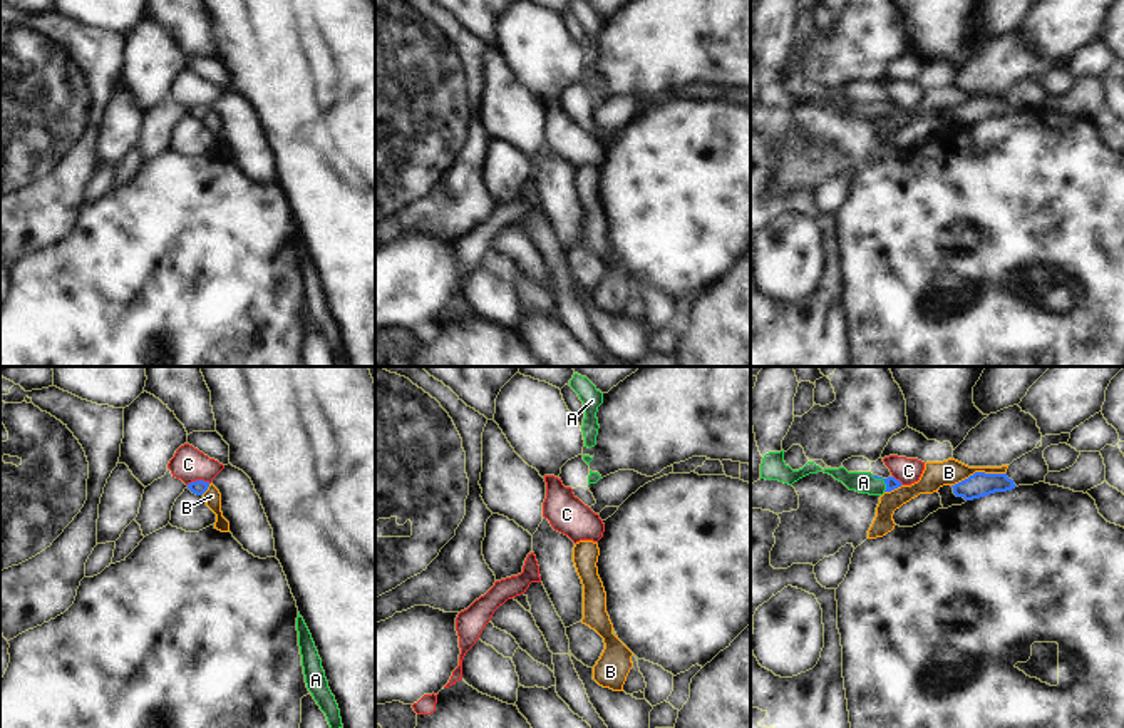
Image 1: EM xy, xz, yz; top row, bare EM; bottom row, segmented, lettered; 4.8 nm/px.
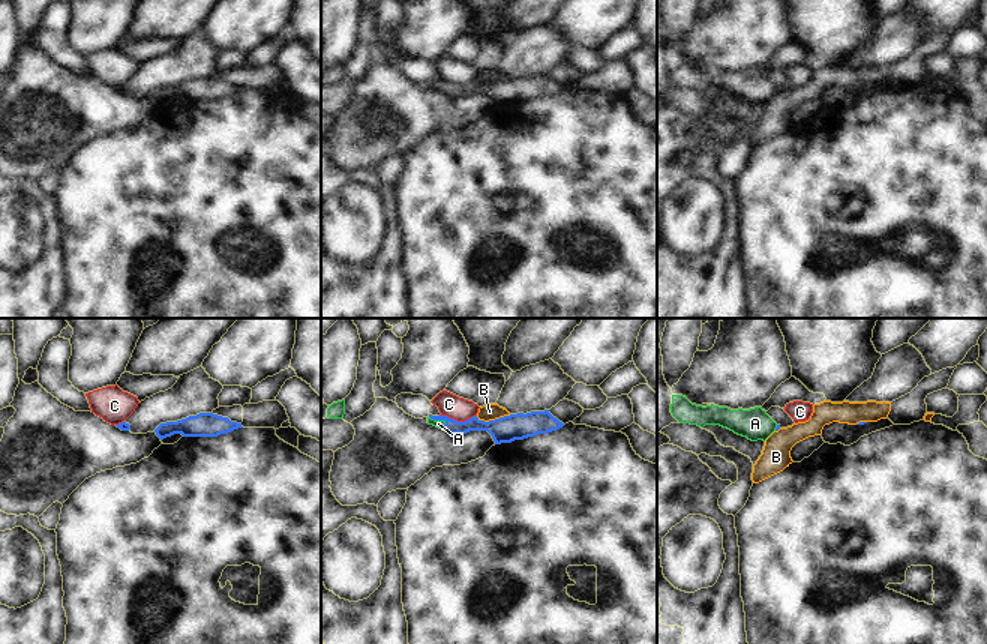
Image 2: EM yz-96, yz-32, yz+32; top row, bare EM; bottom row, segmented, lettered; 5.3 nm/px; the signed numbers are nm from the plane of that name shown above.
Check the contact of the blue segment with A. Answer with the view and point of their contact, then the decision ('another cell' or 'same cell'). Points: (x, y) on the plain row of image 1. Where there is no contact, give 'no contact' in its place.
meets blue in yz at (881, 102); same cell

